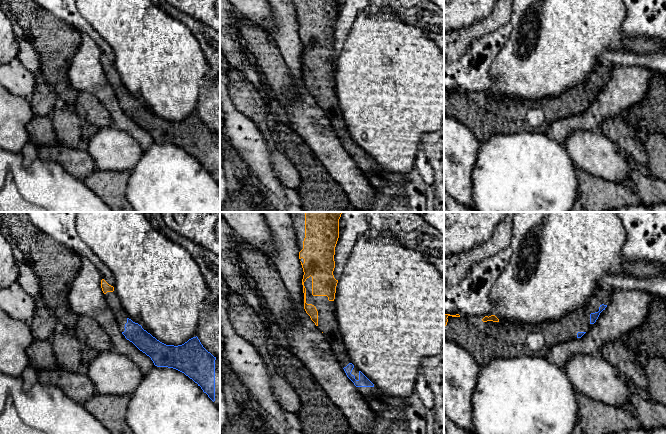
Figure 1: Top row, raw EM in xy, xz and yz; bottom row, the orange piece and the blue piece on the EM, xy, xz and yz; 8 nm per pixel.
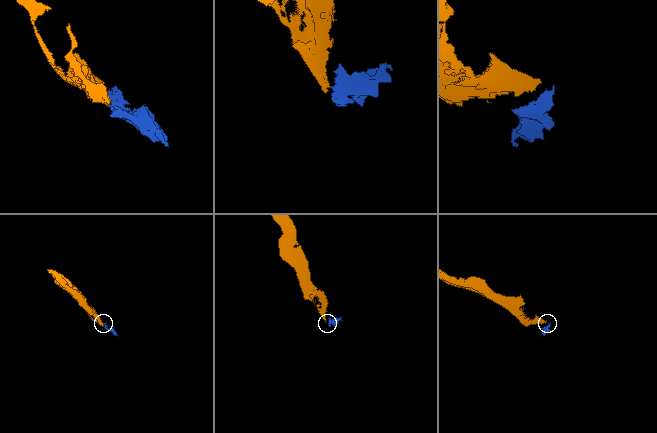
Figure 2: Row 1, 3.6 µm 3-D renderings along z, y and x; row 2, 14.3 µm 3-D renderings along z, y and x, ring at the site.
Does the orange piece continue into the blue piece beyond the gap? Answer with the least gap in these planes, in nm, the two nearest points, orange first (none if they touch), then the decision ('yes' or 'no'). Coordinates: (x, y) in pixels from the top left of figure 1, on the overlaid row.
240 nm apart; from orange across xy (112, 291), (127, 318); yes

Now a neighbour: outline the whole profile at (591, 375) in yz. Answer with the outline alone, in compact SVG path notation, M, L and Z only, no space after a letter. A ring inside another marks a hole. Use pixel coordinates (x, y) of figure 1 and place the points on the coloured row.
M600 355L572 356L562 368L576 392L604 404L628 406L633 393L631 383Z

